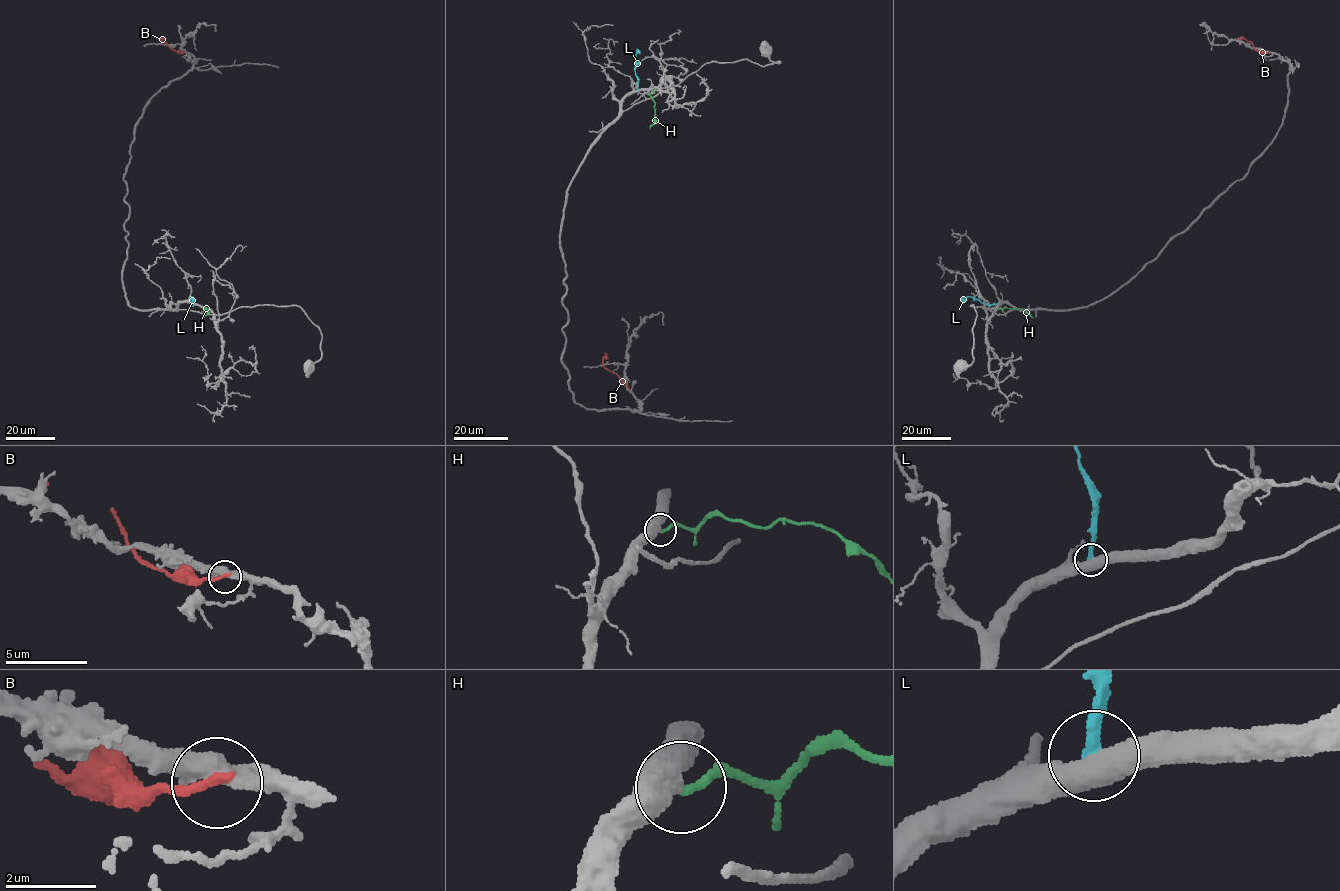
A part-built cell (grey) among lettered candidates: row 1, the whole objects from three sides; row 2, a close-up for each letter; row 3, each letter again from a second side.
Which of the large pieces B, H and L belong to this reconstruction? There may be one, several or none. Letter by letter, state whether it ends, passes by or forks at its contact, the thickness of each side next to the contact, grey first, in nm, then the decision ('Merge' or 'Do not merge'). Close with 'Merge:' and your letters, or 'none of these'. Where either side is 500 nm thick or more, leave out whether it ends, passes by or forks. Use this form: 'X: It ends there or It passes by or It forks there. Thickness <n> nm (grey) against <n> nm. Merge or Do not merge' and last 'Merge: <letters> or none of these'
B: It ends there. Thickness 400 nm (grey) against 240 nm. Do not merge
H: Thickness 550 nm (grey) against 170 nm. Do not merge
L: Thickness 500 nm (grey) against 320 nm. Do not merge
Merge: none of these

